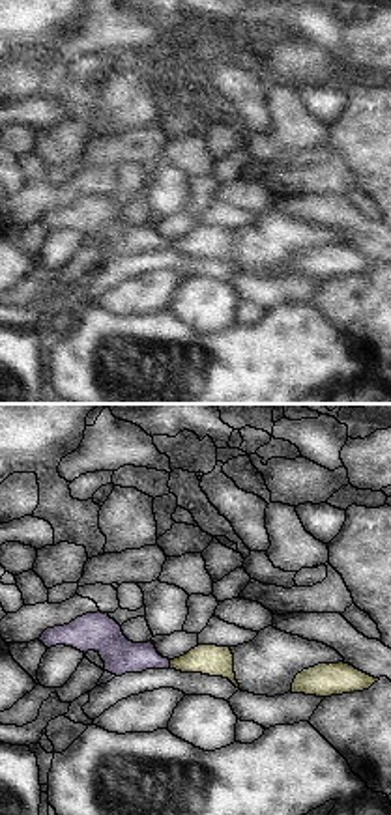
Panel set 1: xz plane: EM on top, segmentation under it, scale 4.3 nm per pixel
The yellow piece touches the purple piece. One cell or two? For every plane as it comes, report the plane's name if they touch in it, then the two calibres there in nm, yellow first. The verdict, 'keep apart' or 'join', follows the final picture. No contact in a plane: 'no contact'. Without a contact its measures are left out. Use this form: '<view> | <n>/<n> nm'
xz | 130/150 nm

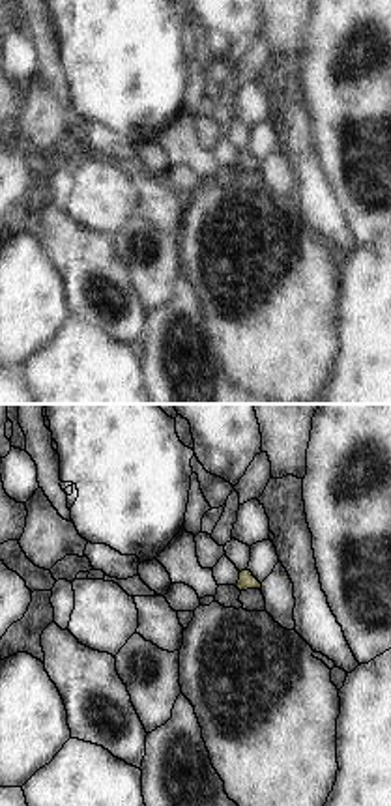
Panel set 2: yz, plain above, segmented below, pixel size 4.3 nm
no contact

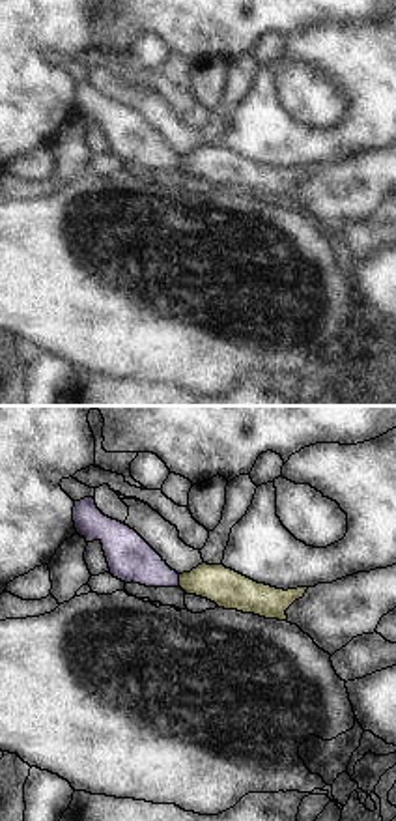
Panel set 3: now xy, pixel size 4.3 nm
xy | 170/200 nm

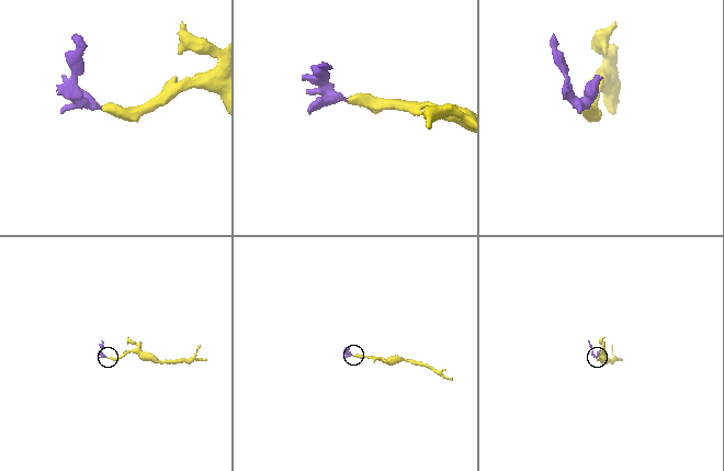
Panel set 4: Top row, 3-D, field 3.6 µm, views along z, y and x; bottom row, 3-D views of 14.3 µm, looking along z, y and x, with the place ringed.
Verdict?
join

